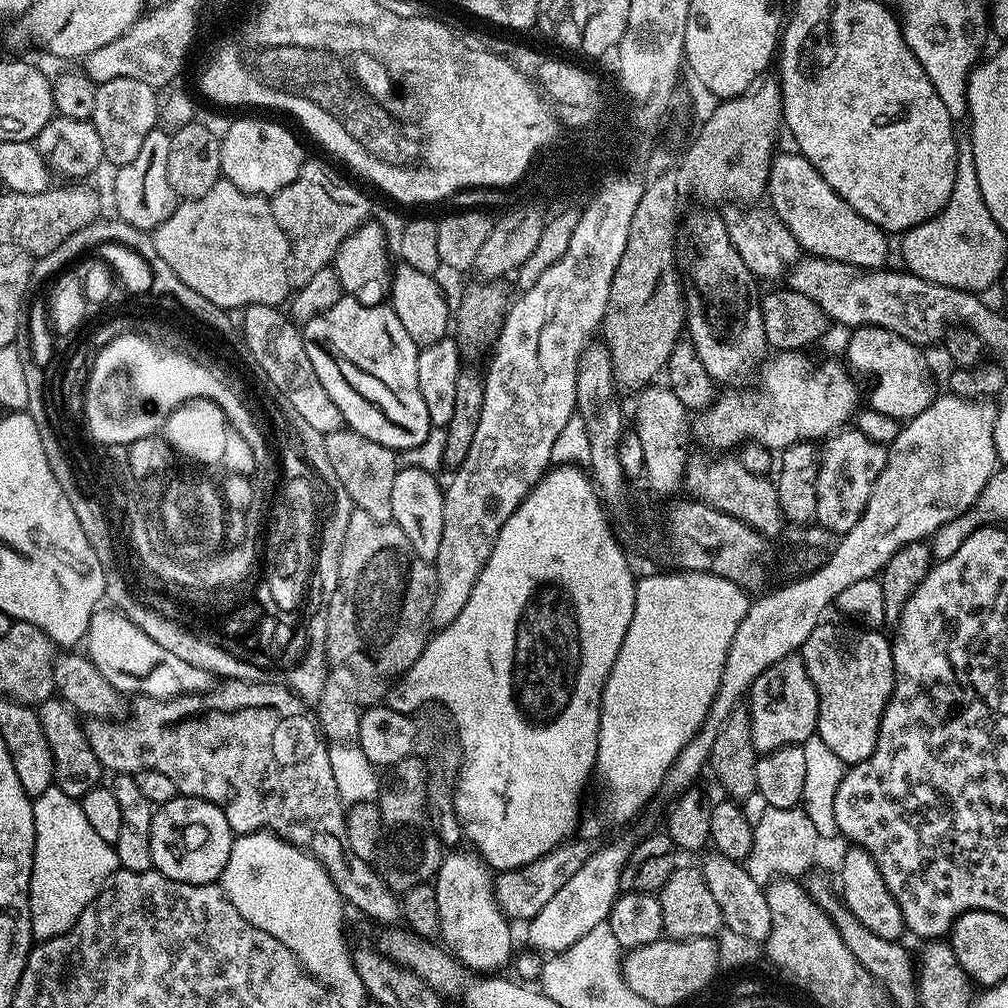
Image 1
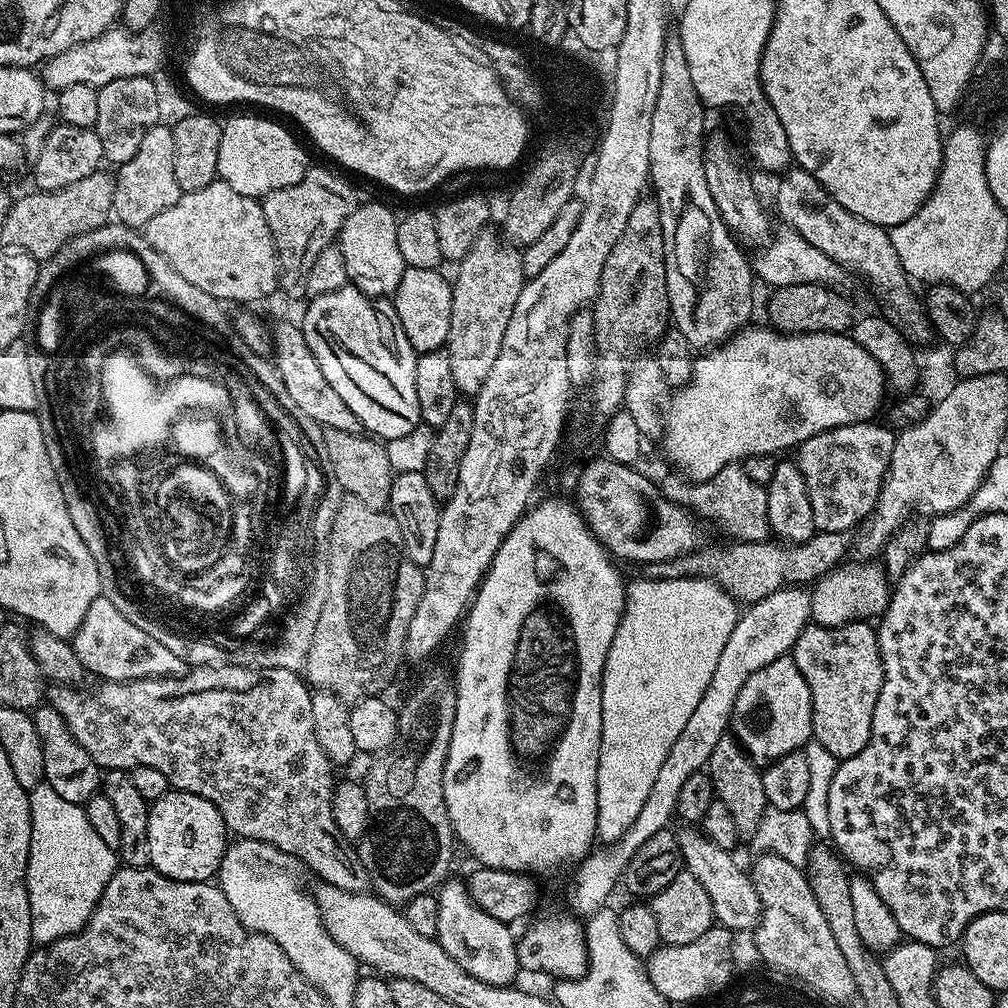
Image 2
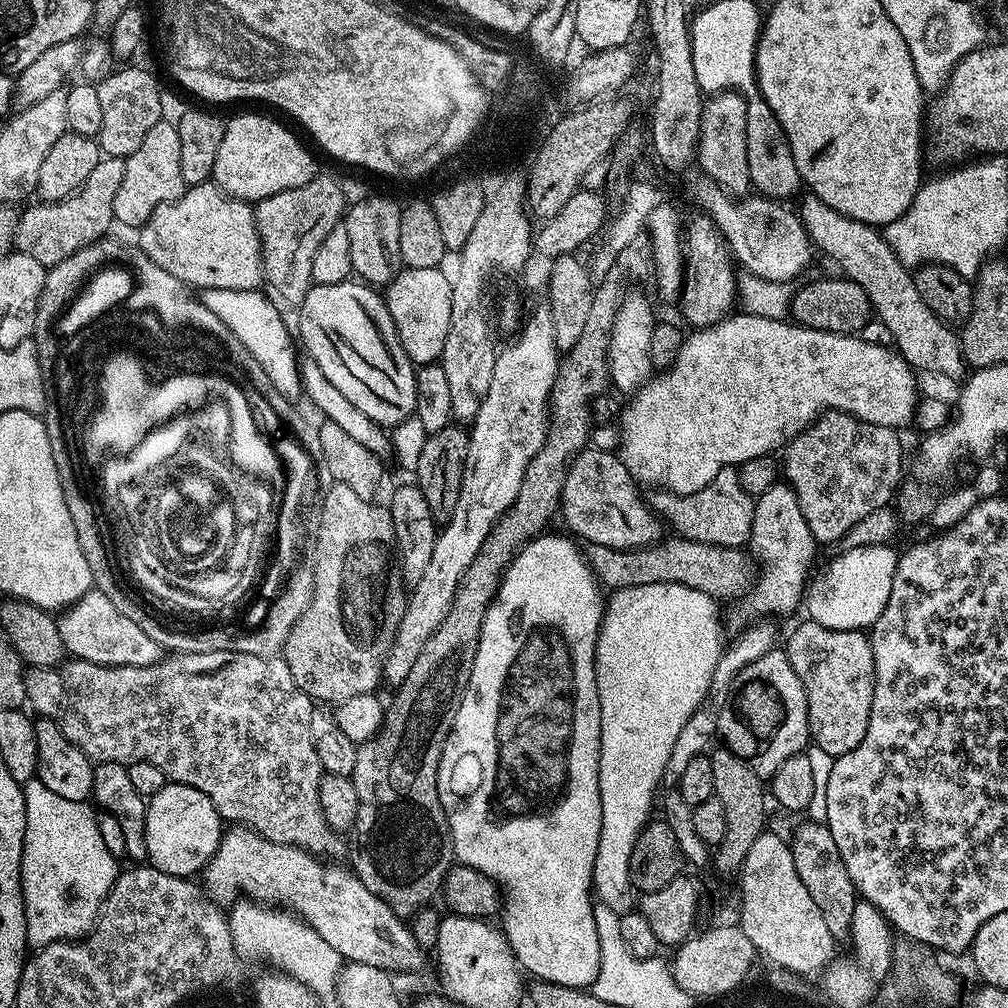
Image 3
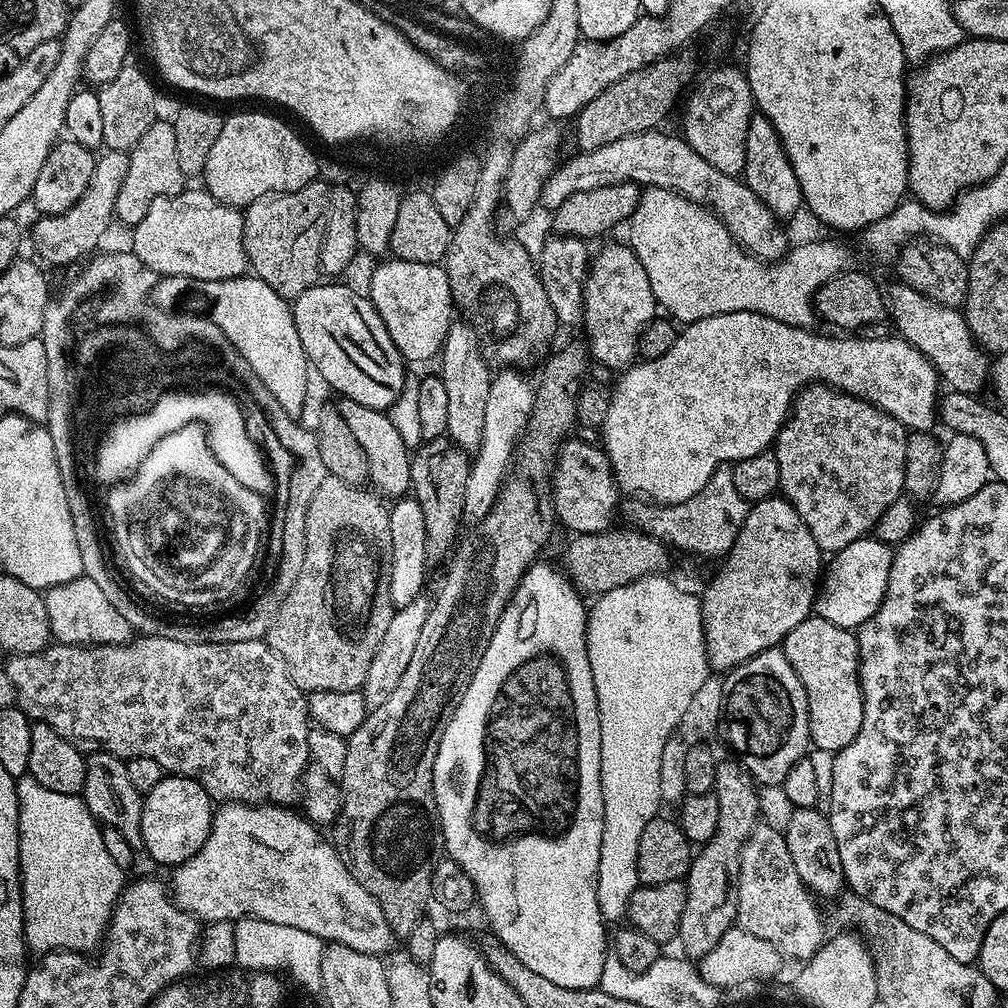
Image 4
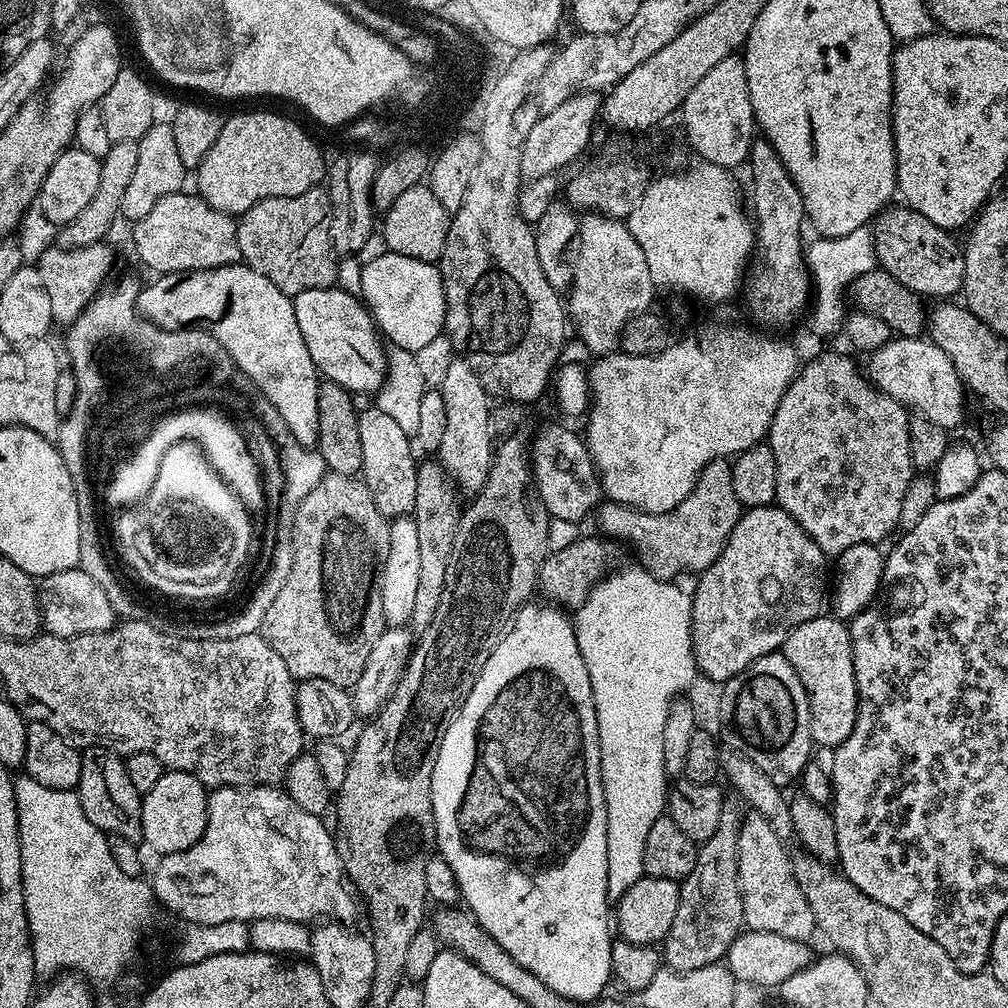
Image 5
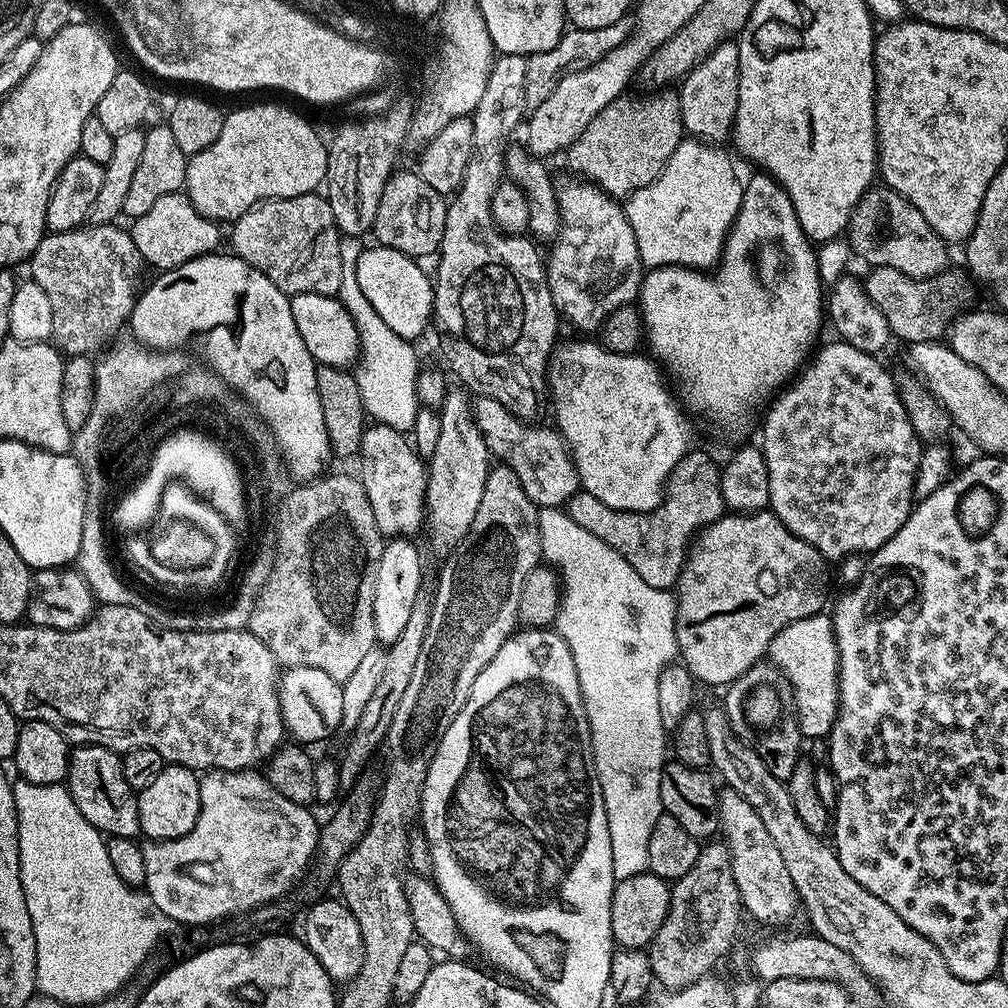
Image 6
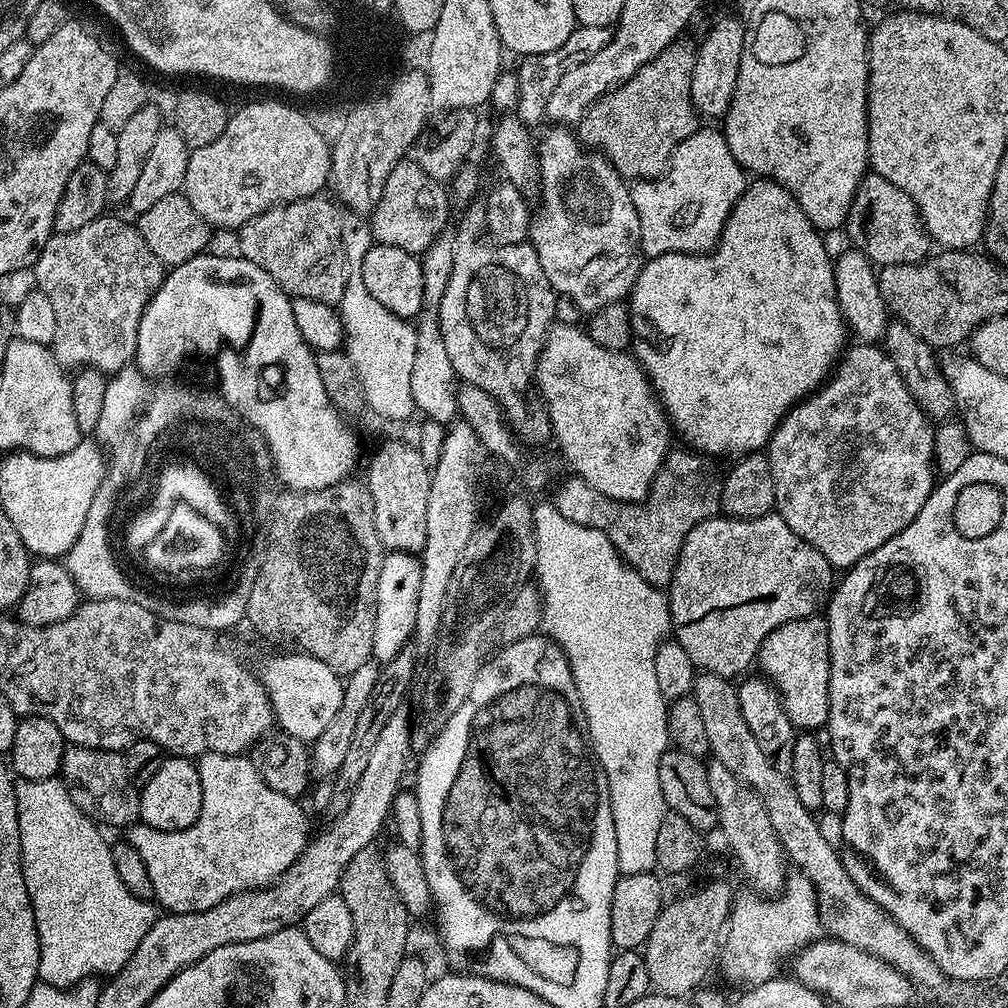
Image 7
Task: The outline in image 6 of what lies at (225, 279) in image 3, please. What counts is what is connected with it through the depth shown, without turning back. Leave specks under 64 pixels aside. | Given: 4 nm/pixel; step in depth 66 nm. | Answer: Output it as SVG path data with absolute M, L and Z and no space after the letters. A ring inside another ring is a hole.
M183 191L158 198L158 202L154 202L146 214L135 217L131 224L134 246L138 246L145 265L152 267L153 264L156 270L177 268L199 256L213 255L219 249L216 247L220 244L221 225L198 214Z

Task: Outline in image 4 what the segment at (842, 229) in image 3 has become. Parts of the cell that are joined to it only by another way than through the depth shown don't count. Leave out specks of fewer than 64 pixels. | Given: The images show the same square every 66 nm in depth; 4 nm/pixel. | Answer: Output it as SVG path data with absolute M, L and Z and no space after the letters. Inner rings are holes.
M896 282L892 289L886 292L886 308L890 313L891 323L896 323L895 331L906 342L910 342L910 346L918 349L929 362L936 367L936 373L941 381L953 392L969 392L979 393L979 388L989 383L990 380L990 356L983 348L977 344L972 336L970 326L964 321L963 311L955 308L945 308L944 305L934 302L930 298L926 298L922 294L918 294L918 290L914 290L909 284Z

